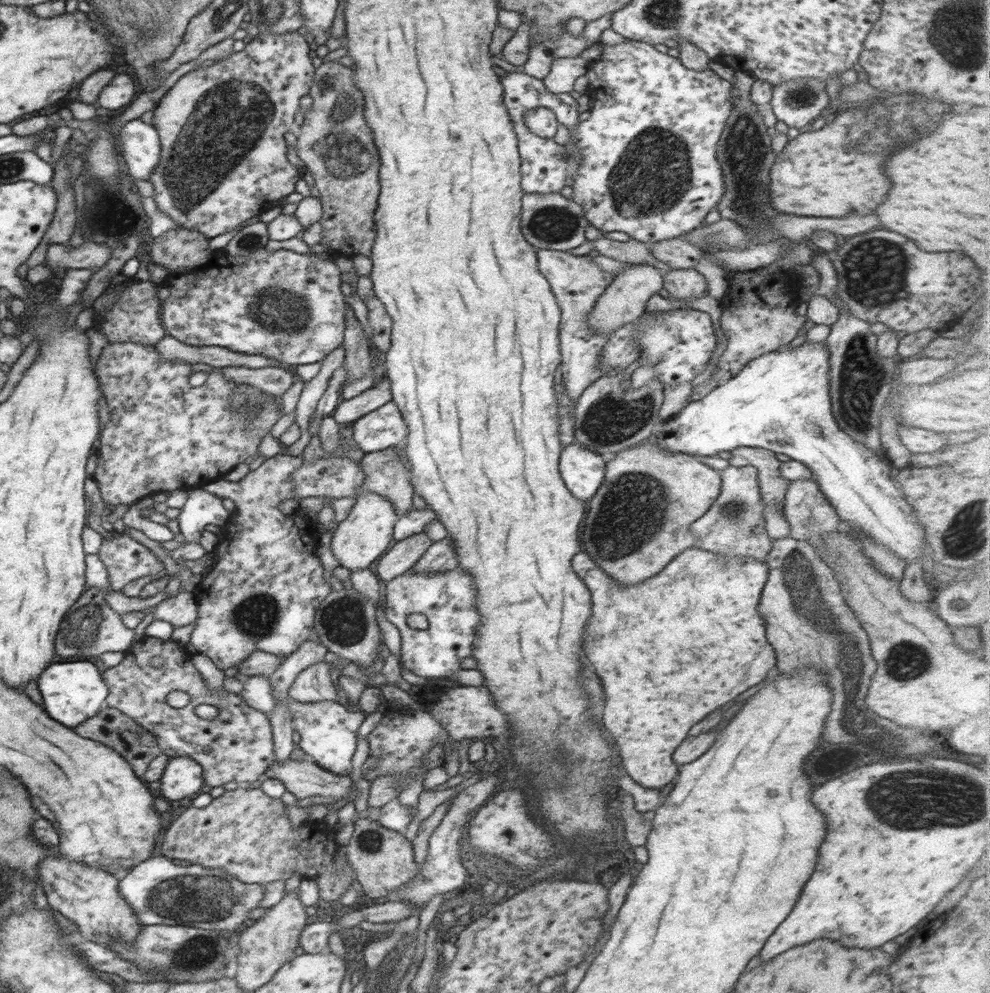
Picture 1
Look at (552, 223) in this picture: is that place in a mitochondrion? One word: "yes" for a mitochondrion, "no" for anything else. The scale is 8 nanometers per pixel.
yes

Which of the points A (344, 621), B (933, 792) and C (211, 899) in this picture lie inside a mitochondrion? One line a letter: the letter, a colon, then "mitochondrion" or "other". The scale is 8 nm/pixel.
A: mitochondrion
B: mitochondrion
C: mitochondrion

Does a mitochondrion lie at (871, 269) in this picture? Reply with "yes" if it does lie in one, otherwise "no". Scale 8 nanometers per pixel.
yes

